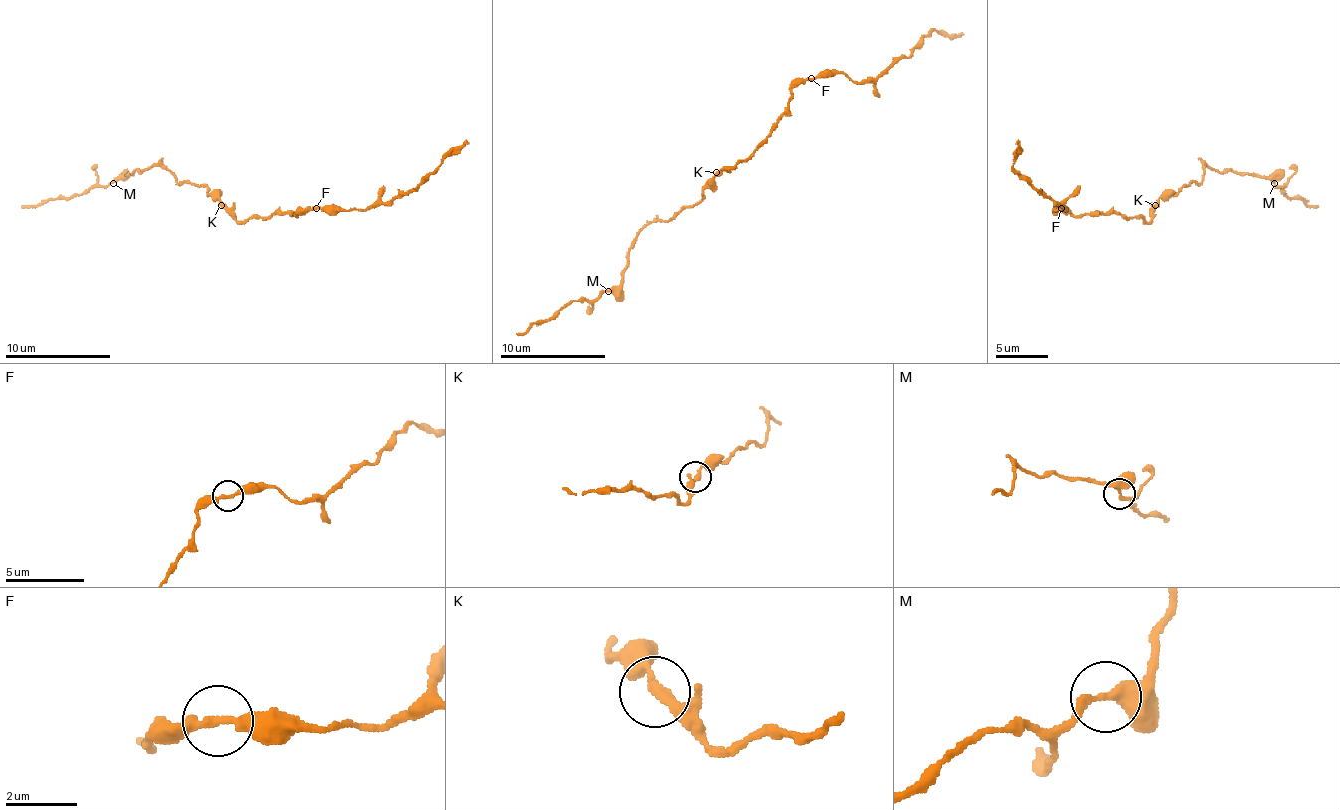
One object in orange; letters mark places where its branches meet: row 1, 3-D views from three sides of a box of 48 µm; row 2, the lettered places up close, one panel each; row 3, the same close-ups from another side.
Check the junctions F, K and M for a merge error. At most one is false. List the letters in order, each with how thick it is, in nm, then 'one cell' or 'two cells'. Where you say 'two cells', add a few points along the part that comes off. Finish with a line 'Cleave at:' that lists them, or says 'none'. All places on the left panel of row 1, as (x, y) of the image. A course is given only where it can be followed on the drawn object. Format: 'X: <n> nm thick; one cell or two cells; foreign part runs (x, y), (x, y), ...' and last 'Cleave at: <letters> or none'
F: 260 nm thick; one cell
K: 260 nm thick; one cell
M: 280 nm thick; one cell
Cleave at: none

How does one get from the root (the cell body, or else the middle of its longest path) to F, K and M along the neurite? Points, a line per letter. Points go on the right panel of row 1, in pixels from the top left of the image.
F: (1150, 220), (1147, 223), (1142, 218), (1121, 218), (1113, 212), (1071, 215), (1061, 207)
K: (1150, 220), (1150, 210), (1155, 205)
M: (1150, 220), (1150, 210), (1161, 199), (1197, 183), (1205, 165), (1218, 173), (1266, 176), (1274, 183)

